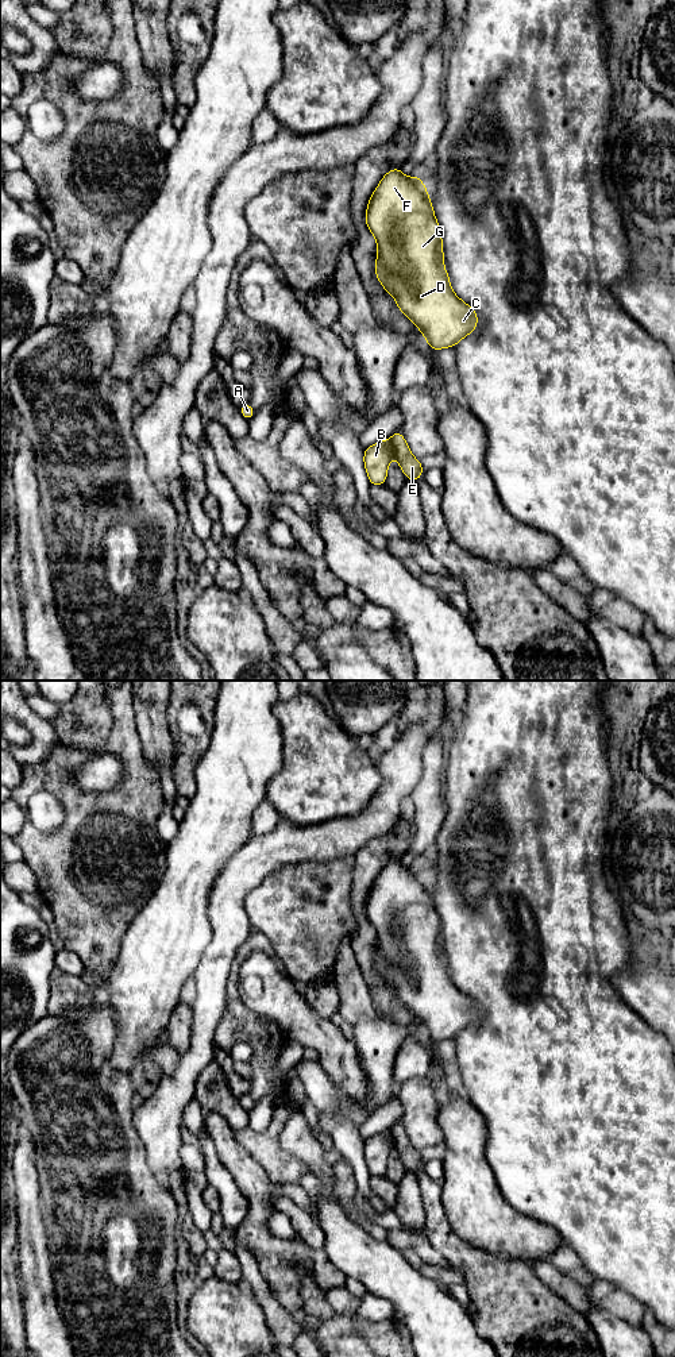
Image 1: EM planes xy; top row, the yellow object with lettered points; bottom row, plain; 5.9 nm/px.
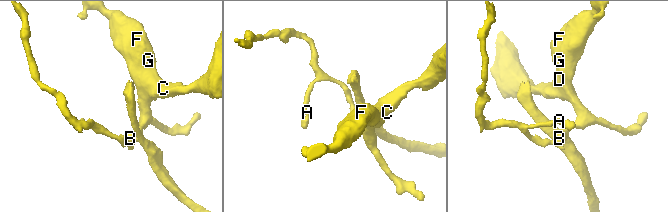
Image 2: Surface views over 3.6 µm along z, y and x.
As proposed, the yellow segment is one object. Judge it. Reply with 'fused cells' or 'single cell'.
fused cells

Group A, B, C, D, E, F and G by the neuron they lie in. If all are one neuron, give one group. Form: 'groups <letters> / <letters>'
groups A B C D F G / E

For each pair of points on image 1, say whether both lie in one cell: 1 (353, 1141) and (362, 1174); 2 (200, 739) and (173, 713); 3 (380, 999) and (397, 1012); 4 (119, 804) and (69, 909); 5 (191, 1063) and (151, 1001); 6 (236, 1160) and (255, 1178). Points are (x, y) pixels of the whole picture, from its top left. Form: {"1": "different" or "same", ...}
{"1": "same", "2": "same", "3": "same", "4": "same", "5": "different", "6": "same"}

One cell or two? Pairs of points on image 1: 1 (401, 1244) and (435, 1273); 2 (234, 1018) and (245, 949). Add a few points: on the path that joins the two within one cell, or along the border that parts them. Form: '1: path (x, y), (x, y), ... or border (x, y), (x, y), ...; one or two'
1: border (404, 1252), (412, 1252), (424, 1261), (438, 1267); two
2: path (234, 1001), (232, 978), (235, 967); one

